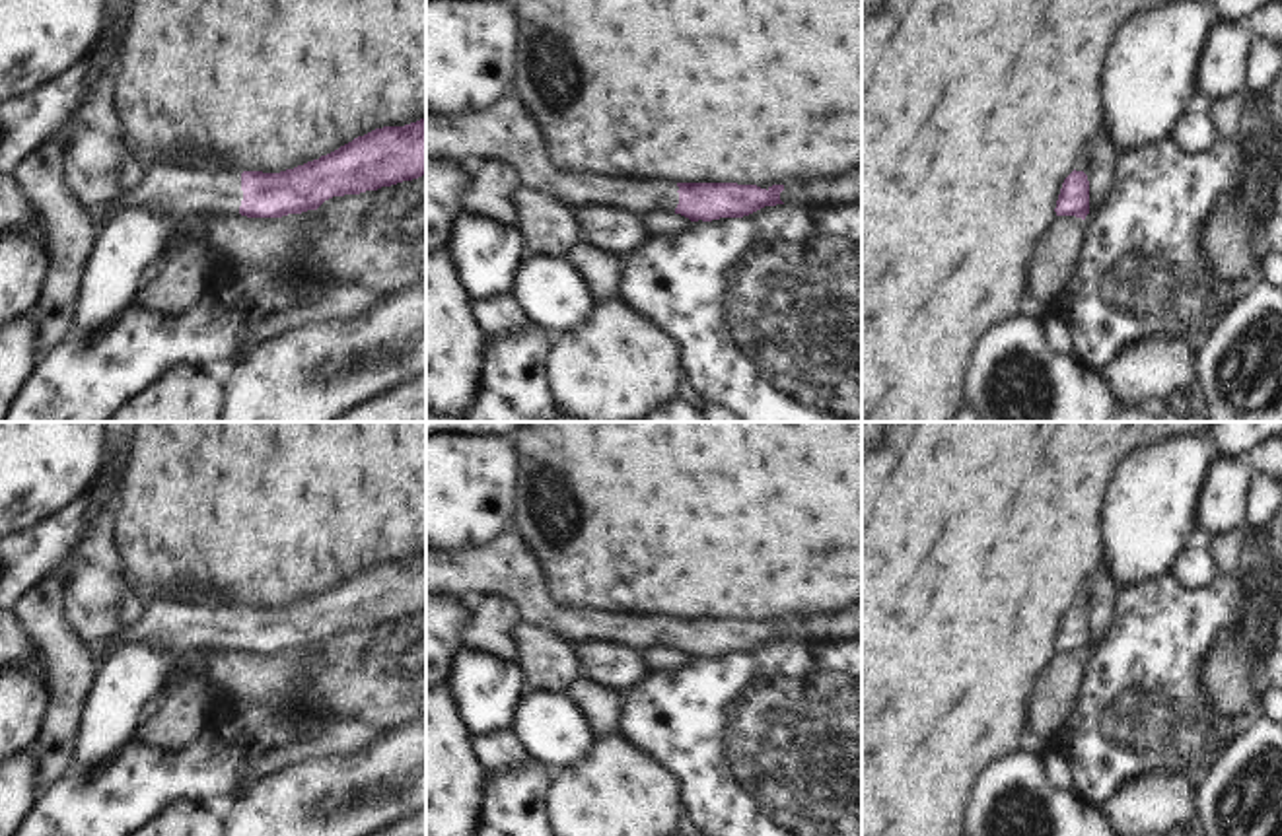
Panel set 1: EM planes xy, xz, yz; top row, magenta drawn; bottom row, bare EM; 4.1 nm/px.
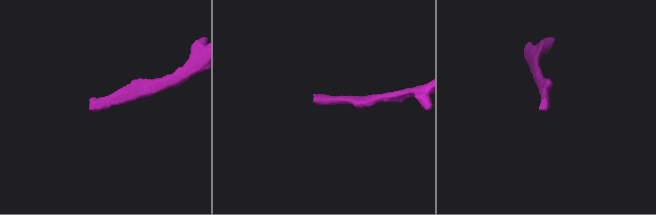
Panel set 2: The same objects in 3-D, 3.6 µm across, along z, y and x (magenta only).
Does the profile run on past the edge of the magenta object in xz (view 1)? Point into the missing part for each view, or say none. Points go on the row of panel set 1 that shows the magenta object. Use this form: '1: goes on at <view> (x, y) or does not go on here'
1: goes on at xz (506, 133)

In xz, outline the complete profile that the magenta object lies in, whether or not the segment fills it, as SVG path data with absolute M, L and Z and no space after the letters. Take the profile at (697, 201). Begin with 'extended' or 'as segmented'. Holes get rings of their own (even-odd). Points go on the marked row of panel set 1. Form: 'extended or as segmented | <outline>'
extended | M508 95L498 99L490 109L463 115L432 115L426 113L426 159L451 159L461 163L496 159L510 163L519 185L537 189L545 194L566 202L568 206L611 206L615 210L630 210L644 216L650 210L675 212L691 222L712 222L720 218L743 218L765 206L784 204L780 192L784 185L761 189L757 185L737 183L673 183L665 179L613 179L589 171L560 171L551 159L547 142L535 119L525 105Z

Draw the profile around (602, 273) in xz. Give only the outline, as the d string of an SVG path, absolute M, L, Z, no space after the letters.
M580 237L580 241L568 251L566 262L588 284L595 301L619 297L619 257L607 255Z

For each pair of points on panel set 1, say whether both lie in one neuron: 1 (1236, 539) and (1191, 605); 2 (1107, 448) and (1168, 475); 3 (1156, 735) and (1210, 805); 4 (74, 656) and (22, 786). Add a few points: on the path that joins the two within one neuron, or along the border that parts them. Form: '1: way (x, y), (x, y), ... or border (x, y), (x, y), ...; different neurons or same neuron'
1: border (1218, 572), (1234, 574); different neurons
2: border (1158, 442), (1133, 450), (1115, 471), (1103, 496); different neurons
3: border (1226, 745), (1199, 784); different neurons
4: border (28, 749), (35, 759), (35, 786), (39, 792); different neurons

